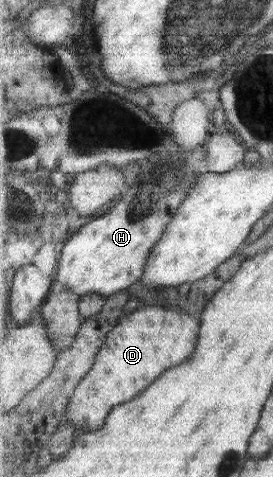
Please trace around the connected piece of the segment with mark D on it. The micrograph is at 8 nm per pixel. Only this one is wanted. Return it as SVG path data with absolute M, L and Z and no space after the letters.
M151 306L151 308L140 309L139 312L134 312L125 314L122 317L122 321L120 325L108 334L109 342L107 342L107 346L103 348L101 354L98 356L97 364L94 366L94 369L87 375L87 378L84 378L81 381L81 384L78 385L76 393L72 398L73 402L69 404L66 416L67 421L71 420L75 427L79 430L79 433L85 432L95 432L96 430L101 430L108 423L110 414L113 412L113 409L116 406L124 405L126 402L132 401L134 398L139 397L139 394L143 394L145 390L147 390L157 379L161 378L168 370L175 368L175 366L179 366L179 364L183 364L183 362L187 362L193 354L197 352L197 348L200 346L200 340L202 339L202 319L190 312L184 311L181 309L181 306L172 306L169 308L163 308L163 306Z

